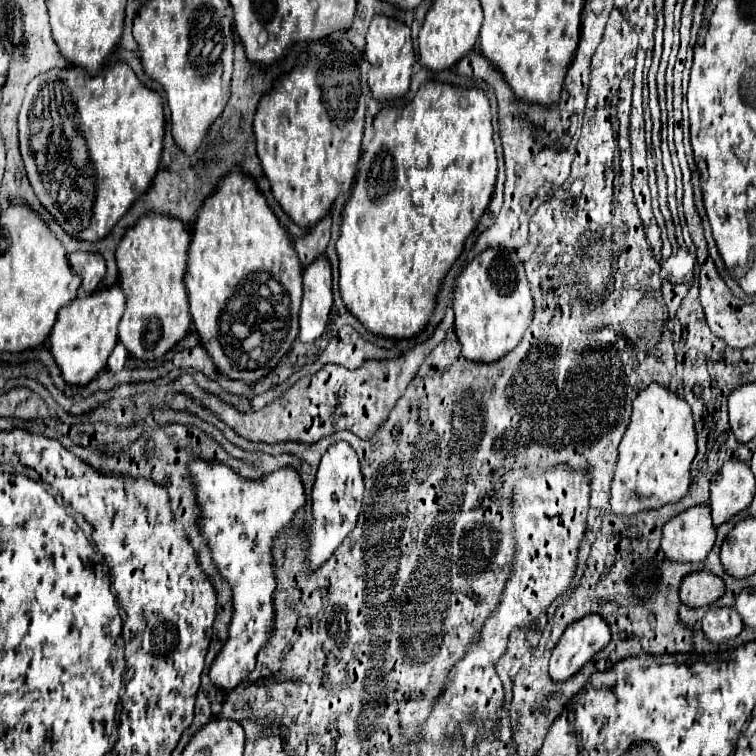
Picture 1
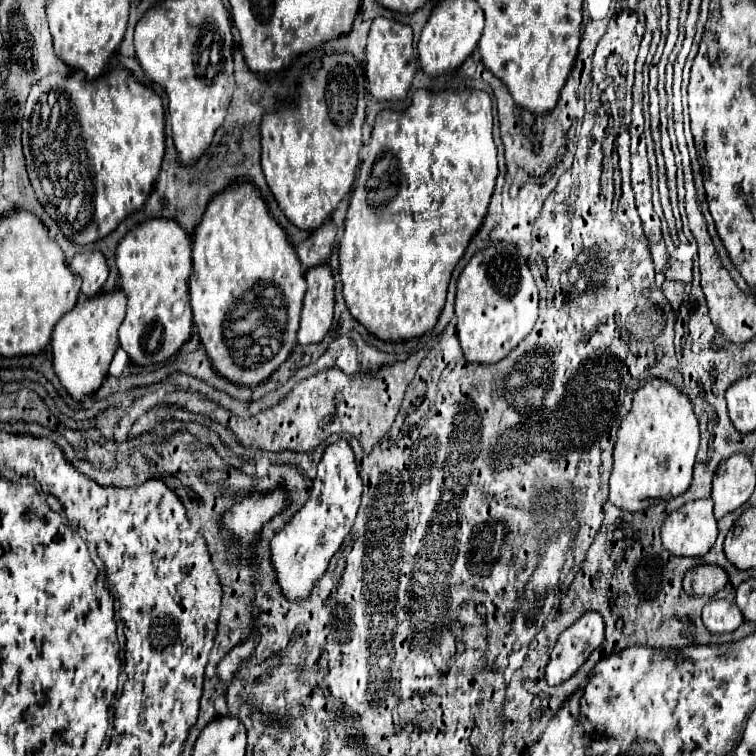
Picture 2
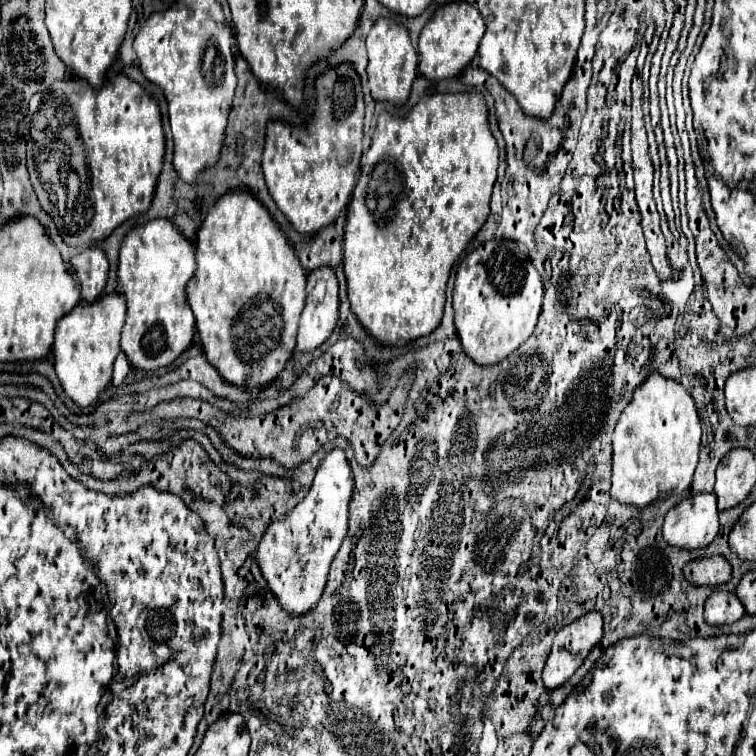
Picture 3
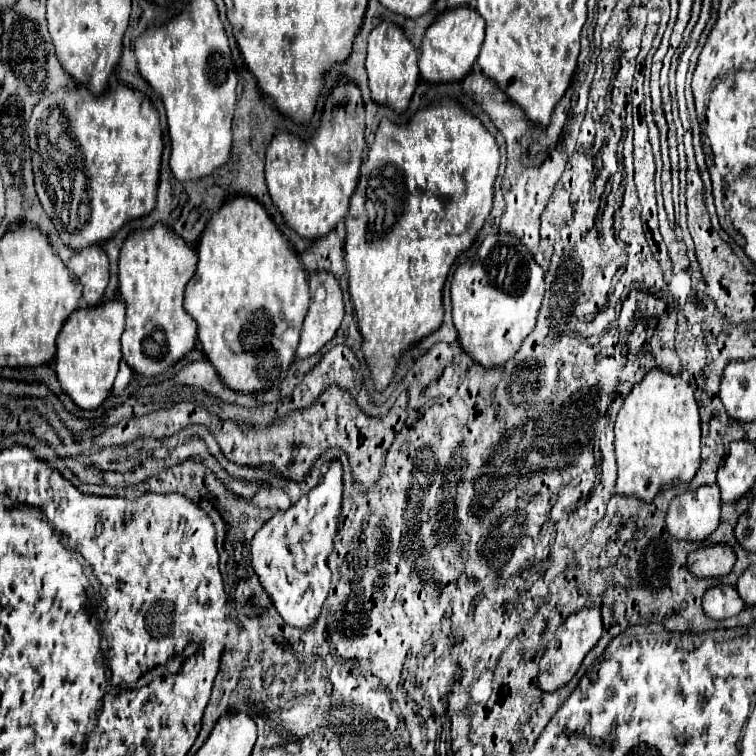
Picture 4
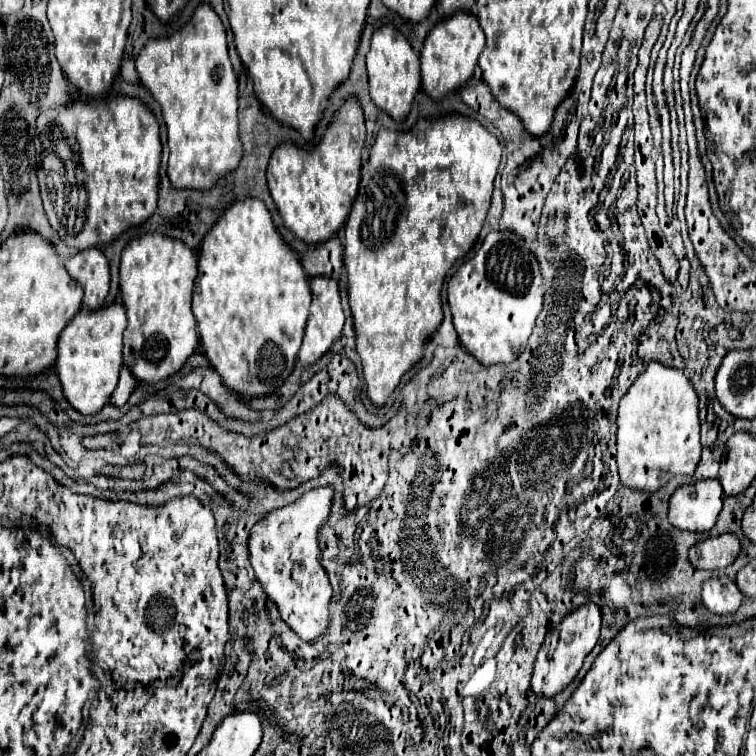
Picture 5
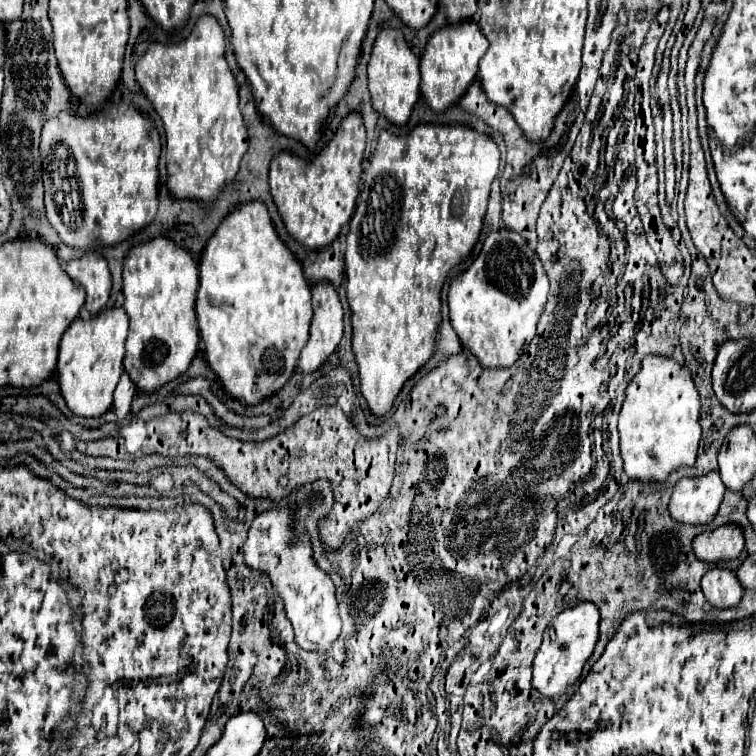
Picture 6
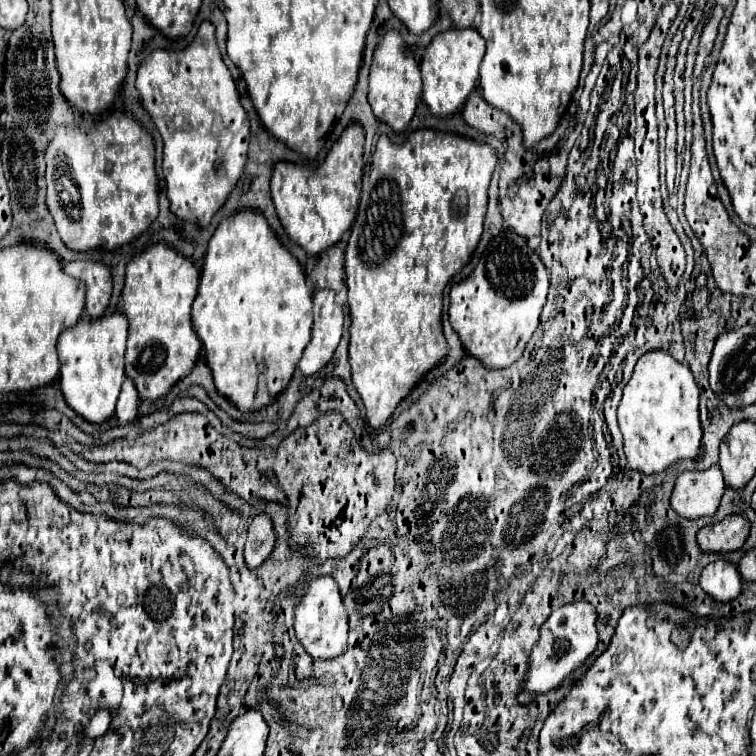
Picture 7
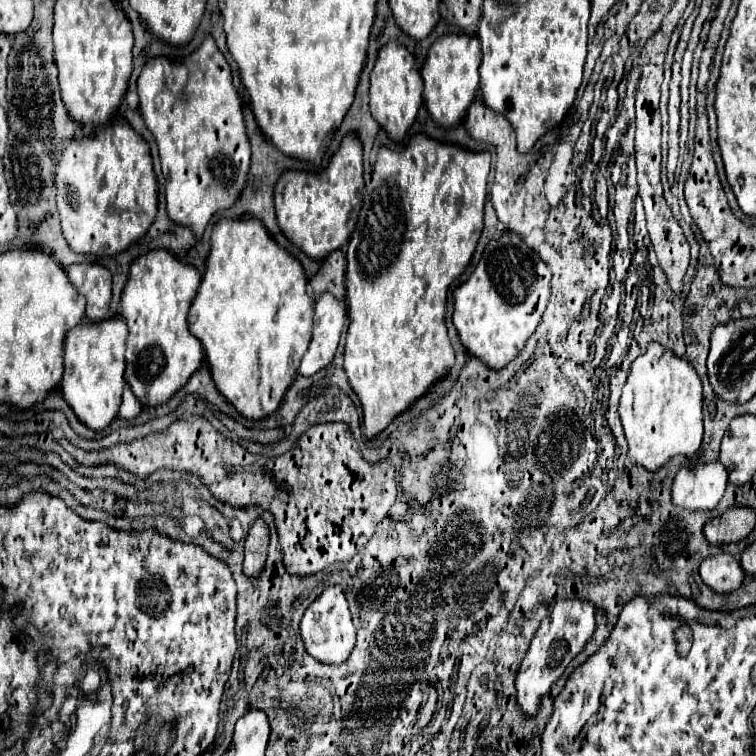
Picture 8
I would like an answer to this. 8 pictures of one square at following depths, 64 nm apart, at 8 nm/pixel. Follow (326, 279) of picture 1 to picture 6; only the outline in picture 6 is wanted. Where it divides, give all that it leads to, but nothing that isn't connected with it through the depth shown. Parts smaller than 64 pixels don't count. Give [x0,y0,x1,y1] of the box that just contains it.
[300,284,342,372]

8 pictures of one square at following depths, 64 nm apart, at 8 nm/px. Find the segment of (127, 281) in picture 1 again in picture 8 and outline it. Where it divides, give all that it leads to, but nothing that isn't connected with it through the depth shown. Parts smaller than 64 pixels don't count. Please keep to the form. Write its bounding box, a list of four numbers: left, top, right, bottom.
[122,250,202,406]

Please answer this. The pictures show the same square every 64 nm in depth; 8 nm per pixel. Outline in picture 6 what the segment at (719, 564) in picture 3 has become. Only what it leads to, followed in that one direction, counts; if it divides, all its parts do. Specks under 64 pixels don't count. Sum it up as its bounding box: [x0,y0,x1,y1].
[692,524,744,562]

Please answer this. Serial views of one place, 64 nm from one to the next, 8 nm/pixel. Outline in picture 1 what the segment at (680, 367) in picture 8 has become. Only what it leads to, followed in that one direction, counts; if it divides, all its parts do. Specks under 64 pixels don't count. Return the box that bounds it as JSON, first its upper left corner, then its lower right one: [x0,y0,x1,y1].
[610,382,696,516]

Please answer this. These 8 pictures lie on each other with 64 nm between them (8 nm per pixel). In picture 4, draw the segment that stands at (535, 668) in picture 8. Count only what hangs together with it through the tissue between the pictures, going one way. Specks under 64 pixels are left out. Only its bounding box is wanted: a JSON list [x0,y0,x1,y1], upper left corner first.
[536,608,602,692]

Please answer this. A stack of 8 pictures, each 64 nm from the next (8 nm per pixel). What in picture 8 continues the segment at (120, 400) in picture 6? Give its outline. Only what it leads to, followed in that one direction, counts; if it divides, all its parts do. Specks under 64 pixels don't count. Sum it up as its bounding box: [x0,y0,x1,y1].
[118,384,142,420]

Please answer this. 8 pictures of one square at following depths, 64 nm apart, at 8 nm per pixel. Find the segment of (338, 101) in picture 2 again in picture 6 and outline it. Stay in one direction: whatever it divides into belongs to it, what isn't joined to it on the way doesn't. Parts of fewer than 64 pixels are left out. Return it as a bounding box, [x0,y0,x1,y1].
[270,112,366,250]

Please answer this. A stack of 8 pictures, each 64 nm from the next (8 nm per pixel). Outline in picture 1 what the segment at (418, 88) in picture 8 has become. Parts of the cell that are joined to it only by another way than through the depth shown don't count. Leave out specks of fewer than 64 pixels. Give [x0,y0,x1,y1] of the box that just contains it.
[366,16,414,100]

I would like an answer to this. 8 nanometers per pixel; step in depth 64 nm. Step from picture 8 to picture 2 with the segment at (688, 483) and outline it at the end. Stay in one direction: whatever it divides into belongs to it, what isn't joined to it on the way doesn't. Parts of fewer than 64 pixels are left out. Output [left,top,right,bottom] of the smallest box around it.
[662,498,718,556]

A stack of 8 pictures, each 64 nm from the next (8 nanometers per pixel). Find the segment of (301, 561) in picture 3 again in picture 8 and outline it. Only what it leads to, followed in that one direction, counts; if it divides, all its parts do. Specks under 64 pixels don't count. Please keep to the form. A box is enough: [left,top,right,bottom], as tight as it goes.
[244,518,356,664]

